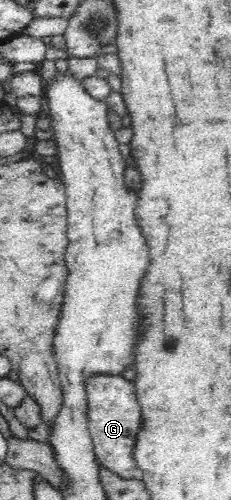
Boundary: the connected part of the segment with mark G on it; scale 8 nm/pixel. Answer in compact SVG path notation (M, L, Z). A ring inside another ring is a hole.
M92 374L85 382L85 391L88 428L95 444L97 460L110 473L122 479L140 479L139 466L133 457L141 422L141 408L137 404L134 383L124 379L121 374Z

